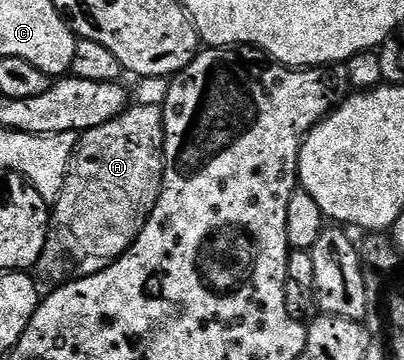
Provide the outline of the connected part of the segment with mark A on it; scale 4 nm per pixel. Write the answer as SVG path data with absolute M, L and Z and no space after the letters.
M133 104L115 120L84 131L78 137L77 149L69 161L69 174L65 178L63 192L59 200L52 203L47 240L36 269L42 270L53 284L64 284L95 276L124 256L138 234L143 232L161 195L165 175L164 148L165 112L159 106Z

